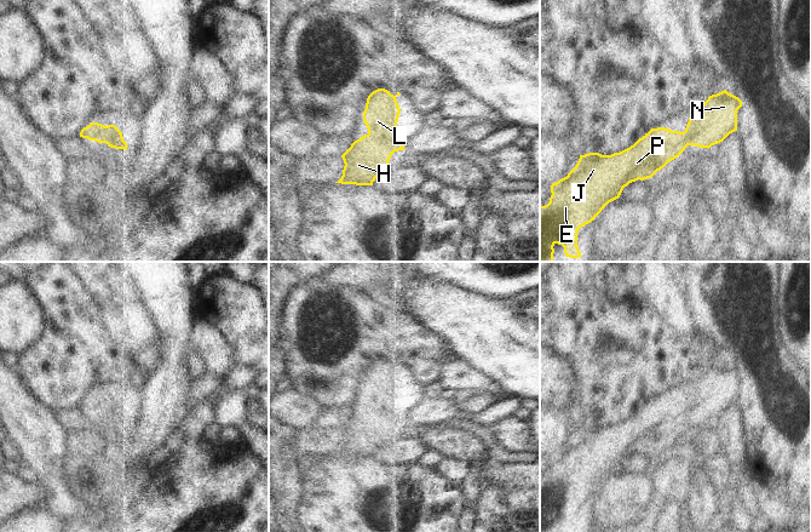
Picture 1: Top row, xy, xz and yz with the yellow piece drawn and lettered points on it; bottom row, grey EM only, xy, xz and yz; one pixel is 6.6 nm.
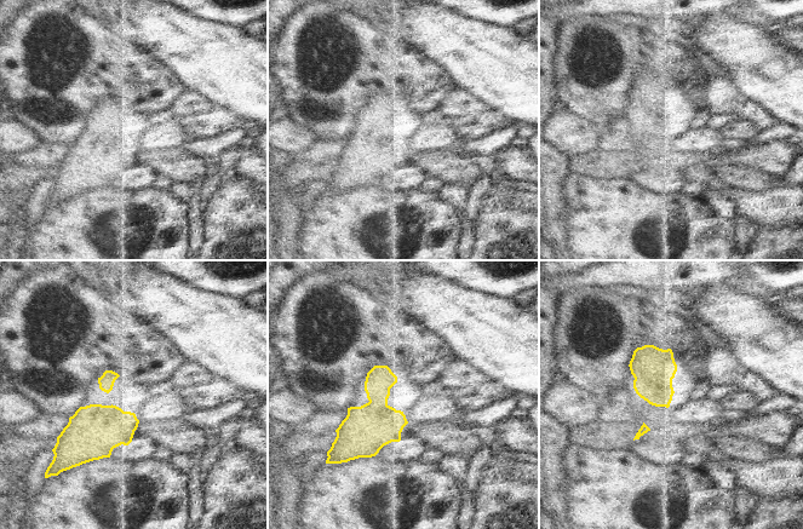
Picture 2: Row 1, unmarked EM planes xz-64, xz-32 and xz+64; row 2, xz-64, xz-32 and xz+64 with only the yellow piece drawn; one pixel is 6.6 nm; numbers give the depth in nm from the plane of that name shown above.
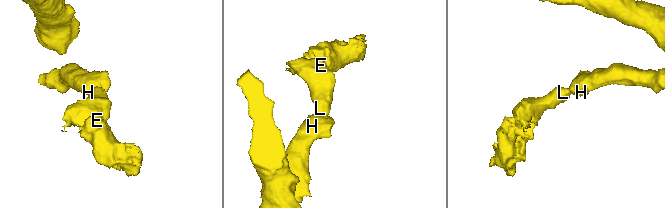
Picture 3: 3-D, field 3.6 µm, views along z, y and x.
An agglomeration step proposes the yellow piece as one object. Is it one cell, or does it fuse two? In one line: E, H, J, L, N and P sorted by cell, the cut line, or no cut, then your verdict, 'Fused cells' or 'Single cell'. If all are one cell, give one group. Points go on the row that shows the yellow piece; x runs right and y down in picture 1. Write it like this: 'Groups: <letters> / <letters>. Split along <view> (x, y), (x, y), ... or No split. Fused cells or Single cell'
Groups: E H J L N P. No split. Single cell

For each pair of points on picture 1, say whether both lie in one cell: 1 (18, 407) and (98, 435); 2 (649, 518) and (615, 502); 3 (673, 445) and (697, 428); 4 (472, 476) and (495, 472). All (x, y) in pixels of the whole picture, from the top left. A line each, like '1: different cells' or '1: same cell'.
1: different cells
2: different cells
3: same cell
4: different cells

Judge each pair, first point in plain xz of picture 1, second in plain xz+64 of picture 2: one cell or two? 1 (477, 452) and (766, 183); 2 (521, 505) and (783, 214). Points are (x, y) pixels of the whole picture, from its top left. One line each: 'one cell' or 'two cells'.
1: one cell
2: two cells

